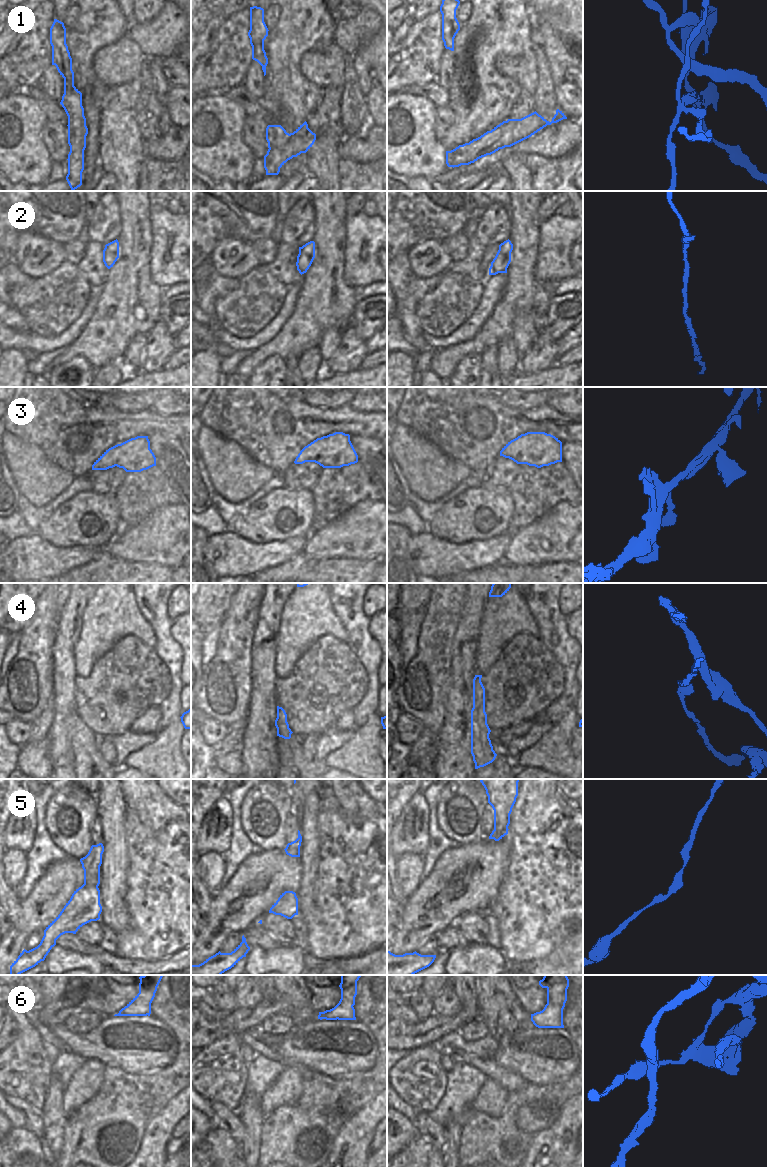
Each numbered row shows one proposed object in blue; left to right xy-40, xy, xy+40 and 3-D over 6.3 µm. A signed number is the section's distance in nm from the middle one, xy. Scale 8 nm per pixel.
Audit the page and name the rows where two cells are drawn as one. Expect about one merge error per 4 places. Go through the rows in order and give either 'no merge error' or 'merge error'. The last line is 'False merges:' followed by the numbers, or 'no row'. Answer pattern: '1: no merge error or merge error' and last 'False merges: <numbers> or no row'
1: merge error
2: no merge error
3: no merge error
4: merge error
5: no merge error
6: merge error
False merges: 1, 4, 6

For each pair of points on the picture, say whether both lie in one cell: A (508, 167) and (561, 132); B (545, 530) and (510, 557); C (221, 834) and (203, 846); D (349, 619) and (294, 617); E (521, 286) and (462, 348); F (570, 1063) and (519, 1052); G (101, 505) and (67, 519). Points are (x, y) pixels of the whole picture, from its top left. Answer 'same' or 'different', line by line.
A: different
B: same
C: same
D: different
E: same
F: same
G: same

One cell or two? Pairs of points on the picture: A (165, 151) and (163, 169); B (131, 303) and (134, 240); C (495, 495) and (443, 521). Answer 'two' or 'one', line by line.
A: two
B: one
C: one

